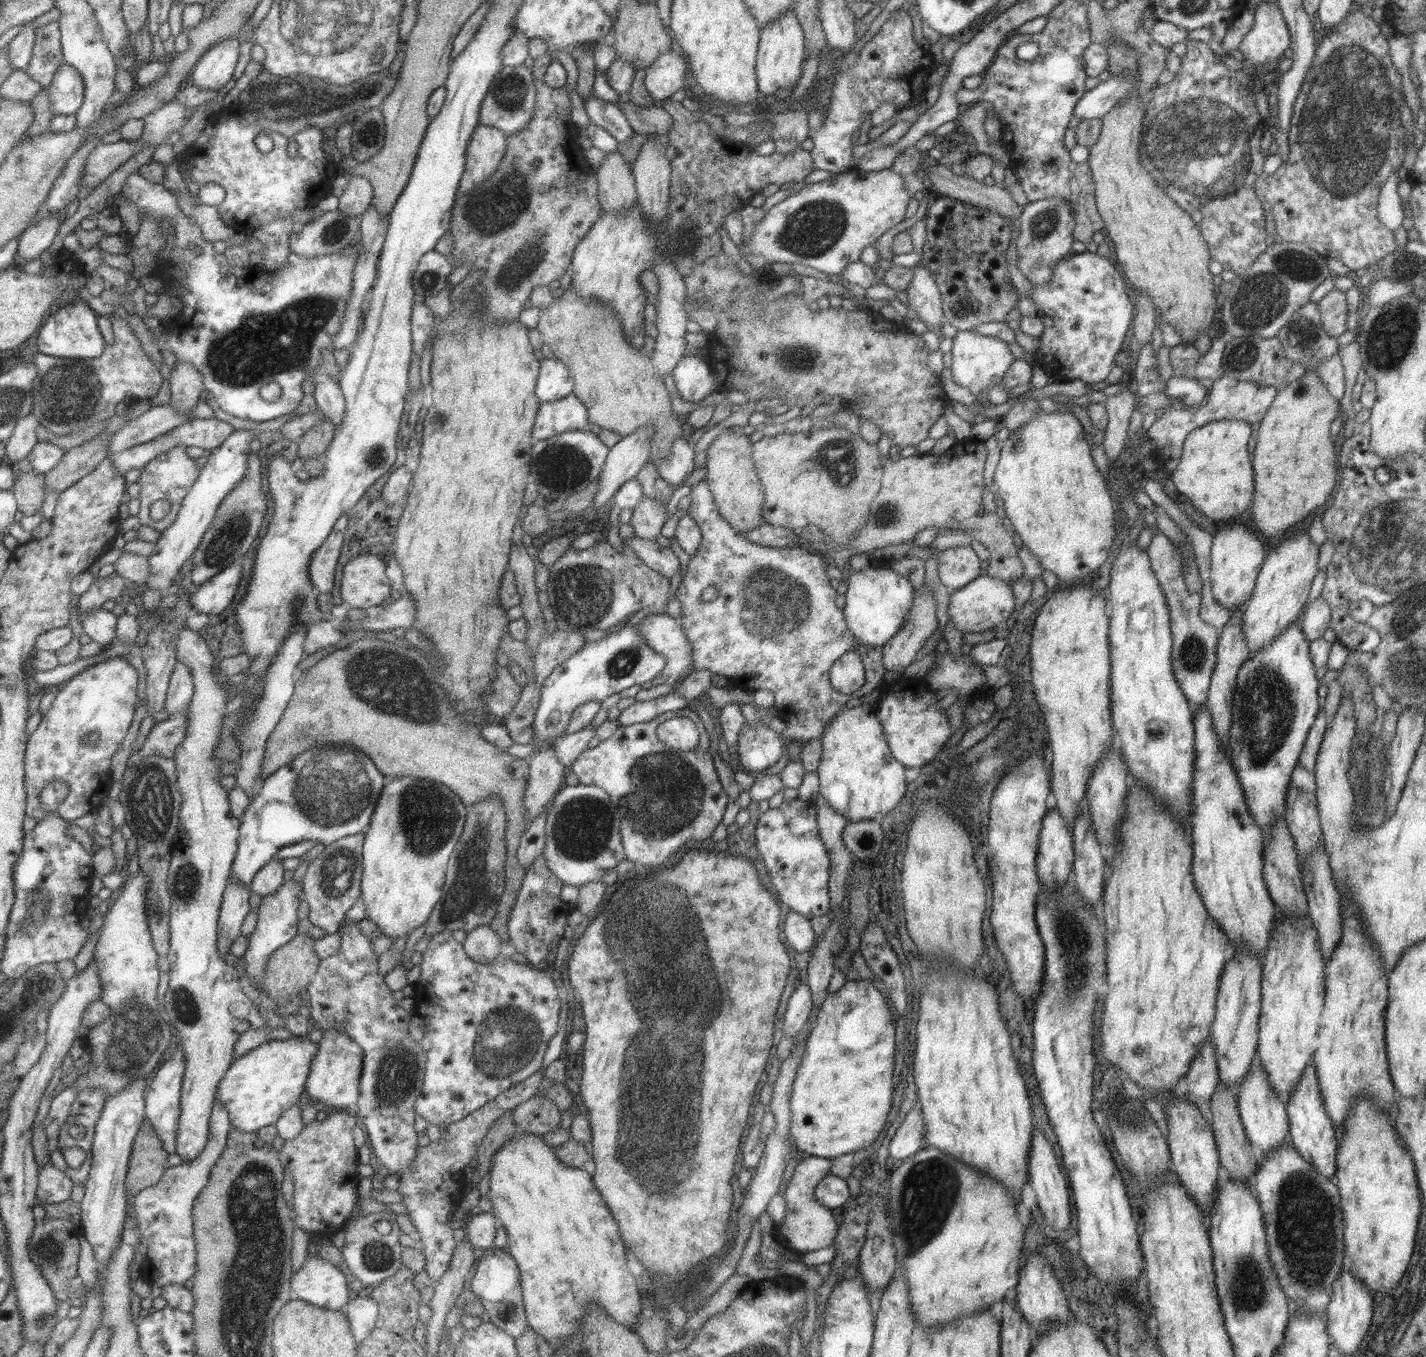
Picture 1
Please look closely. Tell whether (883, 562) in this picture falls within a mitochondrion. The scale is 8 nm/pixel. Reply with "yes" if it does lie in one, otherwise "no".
no

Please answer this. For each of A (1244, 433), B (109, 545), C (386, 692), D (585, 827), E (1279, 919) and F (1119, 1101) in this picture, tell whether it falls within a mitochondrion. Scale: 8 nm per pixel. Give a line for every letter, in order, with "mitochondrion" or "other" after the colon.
A: other
B: other
C: mitochondrion
D: mitochondrion
E: other
F: other

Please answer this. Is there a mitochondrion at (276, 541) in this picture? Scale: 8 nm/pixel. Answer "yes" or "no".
no

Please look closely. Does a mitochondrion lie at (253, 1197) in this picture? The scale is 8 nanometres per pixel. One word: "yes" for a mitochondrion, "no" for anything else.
yes

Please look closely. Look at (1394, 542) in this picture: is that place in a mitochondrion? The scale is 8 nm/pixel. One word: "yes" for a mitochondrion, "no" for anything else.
yes

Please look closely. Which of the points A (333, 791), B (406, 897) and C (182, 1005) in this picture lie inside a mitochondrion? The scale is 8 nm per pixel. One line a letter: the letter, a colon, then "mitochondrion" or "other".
A: mitochondrion
B: other
C: mitochondrion

